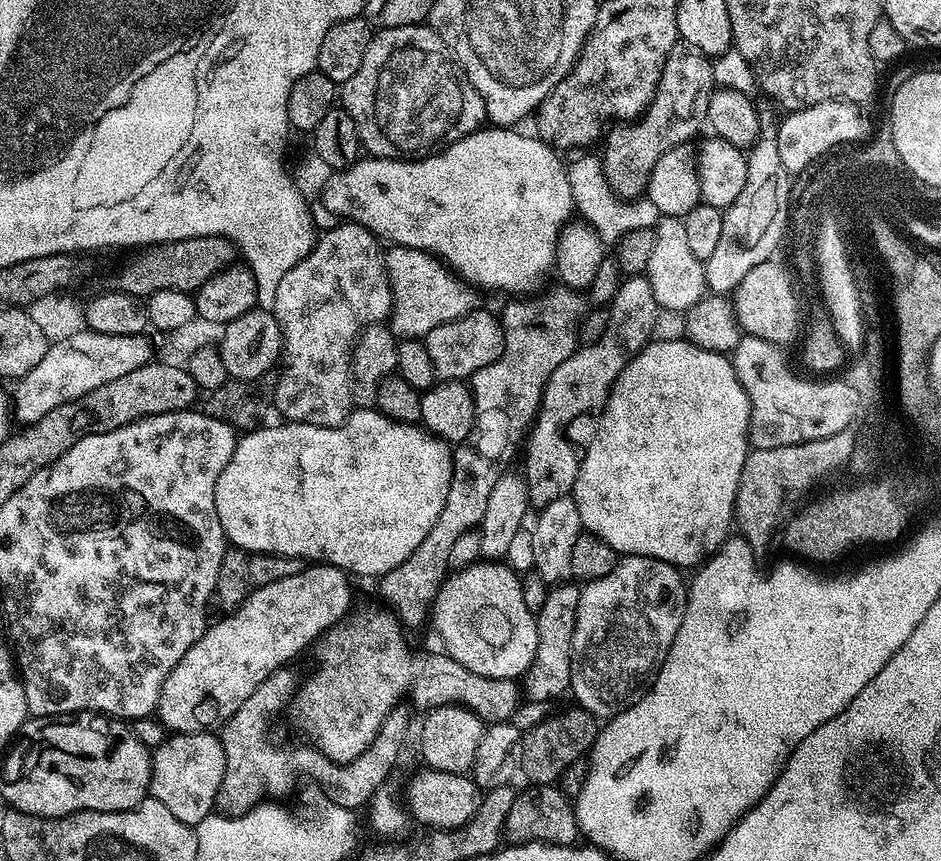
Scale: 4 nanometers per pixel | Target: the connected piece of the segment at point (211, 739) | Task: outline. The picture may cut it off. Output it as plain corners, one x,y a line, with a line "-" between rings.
177,732
169,735
152,752
151,799
162,802
178,822
193,826
201,824
207,816
213,815
217,807
216,795
222,786
222,774
226,774
226,754
222,754
222,742
219,735
207,732

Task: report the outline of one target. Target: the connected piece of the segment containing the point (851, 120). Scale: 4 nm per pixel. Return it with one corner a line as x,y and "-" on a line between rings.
844,100
818,102
809,108
797,112
788,112
781,122
780,129
774,133
781,166
789,174
797,174
813,161
815,152
821,151
822,146
832,144
834,138
850,138
852,136
869,135
870,128
859,107
848,104

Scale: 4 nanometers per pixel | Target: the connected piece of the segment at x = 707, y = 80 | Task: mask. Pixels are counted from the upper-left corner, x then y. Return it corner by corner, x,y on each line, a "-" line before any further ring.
683,42
676,43
666,58
666,66
662,70
658,90
642,115
631,122
613,123
607,129
602,140
604,152
599,153
599,158
601,166
604,167
606,182
615,196
619,196
621,200
631,202
643,197
647,193
650,176
658,162
658,158
662,158
662,154
666,154
666,150
670,150
674,146
689,143
693,139
691,136
700,127
705,127
708,118
707,108
710,106
710,98
714,91
712,68
713,61
705,56
702,50
698,50
698,46
690,46

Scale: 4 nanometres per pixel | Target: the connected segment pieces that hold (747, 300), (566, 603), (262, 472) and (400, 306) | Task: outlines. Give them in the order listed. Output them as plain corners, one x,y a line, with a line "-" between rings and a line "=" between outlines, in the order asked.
769,258
754,266
746,278
734,290
734,307
740,319
743,331
750,336
757,336
766,342
775,344
777,340
791,340
796,332
798,304
796,285
784,277
787,267
=
561,582
549,587
544,605
536,613
538,626
538,650
534,662
523,677
522,686
534,700
552,700
555,696
567,693
572,686
572,639
576,622
576,607
581,585
576,582
=
372,408
352,411
348,416
348,421
345,424
339,424
337,428
320,429
318,426
309,424
279,423
273,428
260,426
255,430
245,431
236,441
236,449
230,462
226,462
226,470
218,474
218,482
214,486
214,506
218,510
218,522
222,522
222,530
227,543
243,548
249,554
269,552
279,556
299,556
308,562
332,564
336,568
344,569
353,577
379,578
390,570
394,570
394,566
402,566
402,562
406,562
406,558
410,558
410,554
418,550
422,538
430,534
430,526
438,522
438,514
442,514
442,506
446,503
446,490
450,490
454,459
449,445
445,441
433,438
423,427
414,424
399,424
398,421
386,418
381,412
=
389,247
386,252
388,276
392,279
394,309
390,318
392,332
400,340
423,340
434,326
442,326
442,322
454,322
454,318
462,318
466,314
477,311
481,307
481,293
470,284
461,282
441,261
417,248

